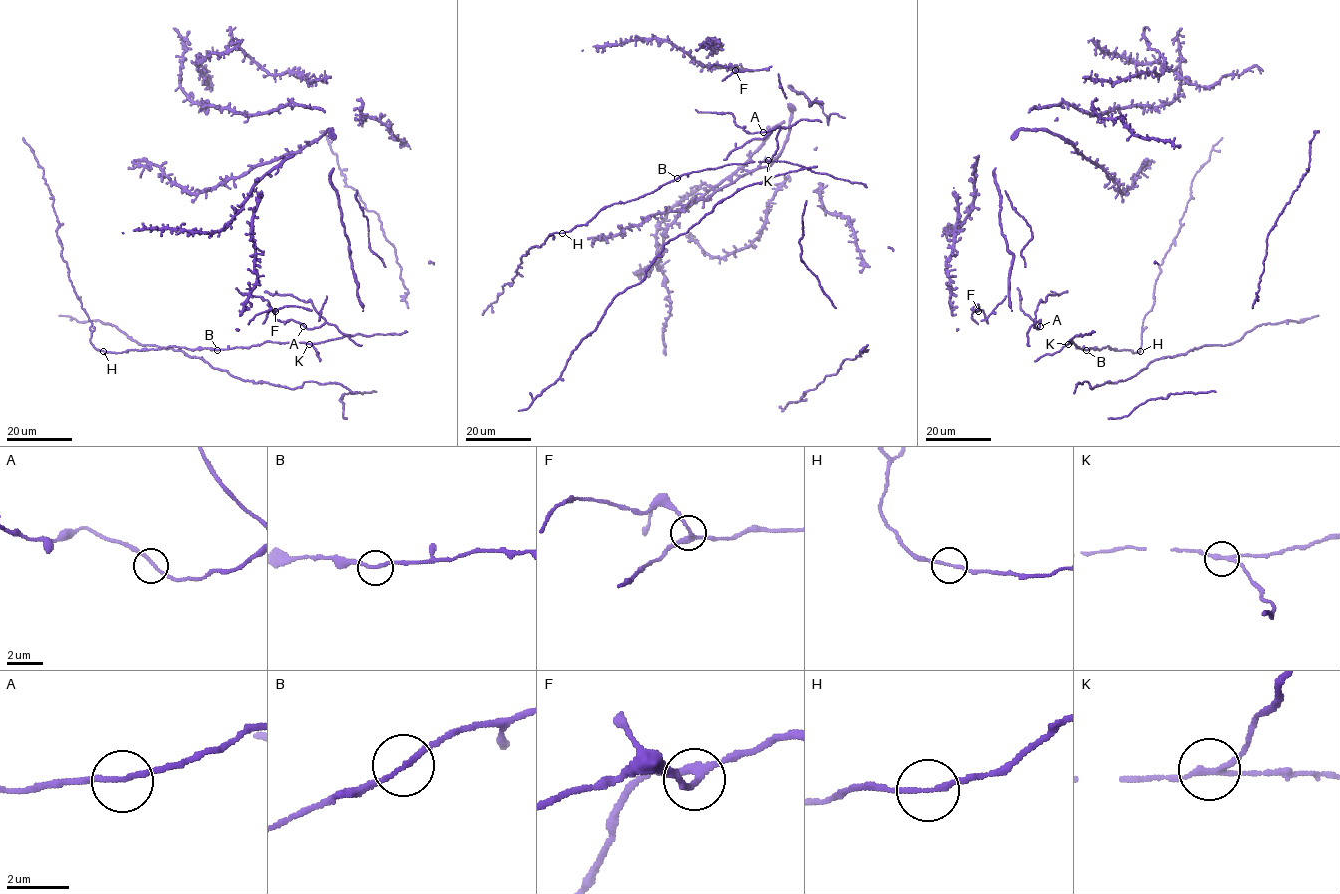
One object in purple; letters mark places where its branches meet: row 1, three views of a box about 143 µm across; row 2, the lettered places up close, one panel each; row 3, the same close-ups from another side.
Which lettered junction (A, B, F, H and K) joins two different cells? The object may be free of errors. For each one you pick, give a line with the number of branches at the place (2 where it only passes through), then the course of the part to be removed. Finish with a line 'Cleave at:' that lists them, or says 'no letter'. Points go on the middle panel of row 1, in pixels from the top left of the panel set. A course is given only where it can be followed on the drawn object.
K: branches 3; course (768, 160), (777, 149), (779, 127)
Cleave at: K

